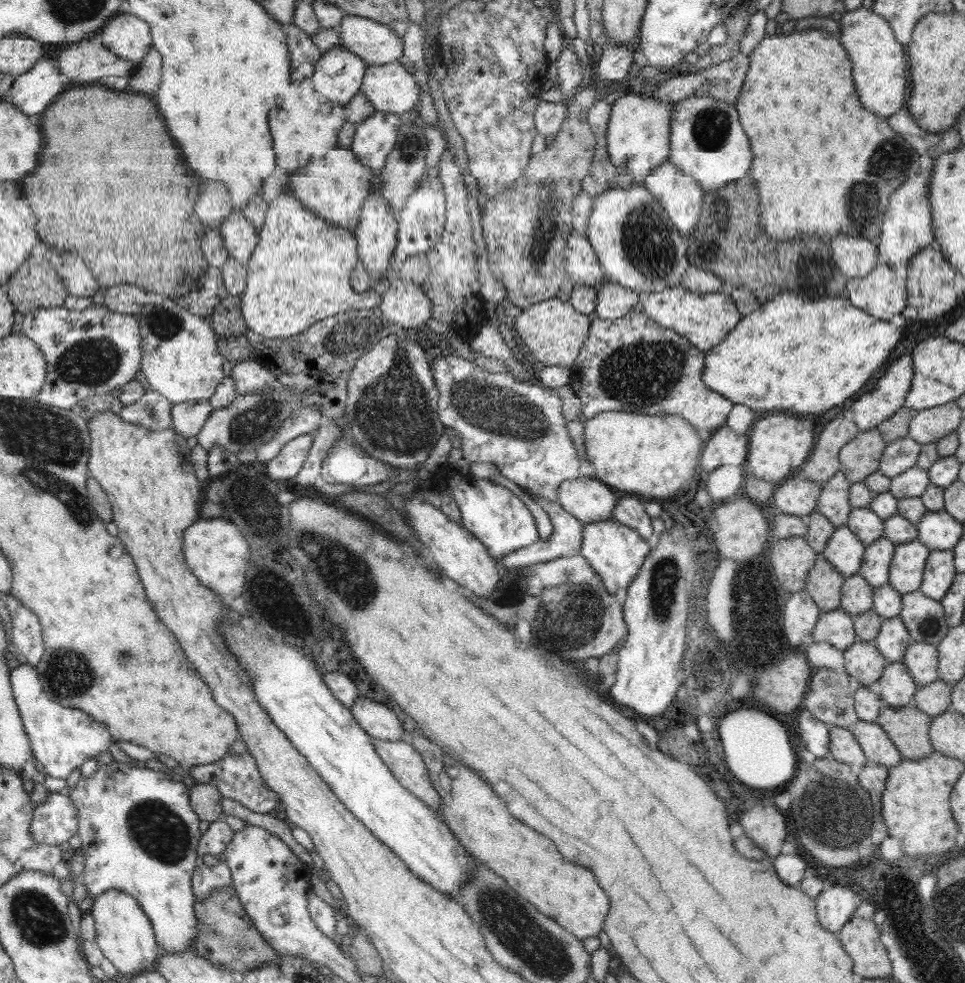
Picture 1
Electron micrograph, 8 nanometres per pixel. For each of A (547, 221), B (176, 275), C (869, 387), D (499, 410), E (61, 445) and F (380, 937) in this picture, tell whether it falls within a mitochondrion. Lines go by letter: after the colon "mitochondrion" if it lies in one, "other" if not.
A: mitochondrion
B: other
C: other
D: mitochondrion
E: mitochondrion
F: other

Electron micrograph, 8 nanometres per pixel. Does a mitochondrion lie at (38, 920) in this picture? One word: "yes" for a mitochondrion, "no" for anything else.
yes

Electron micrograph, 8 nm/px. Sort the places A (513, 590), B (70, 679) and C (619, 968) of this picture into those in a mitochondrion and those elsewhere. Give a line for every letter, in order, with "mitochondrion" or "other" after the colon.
A: mitochondrion
B: mitochondrion
C: other

